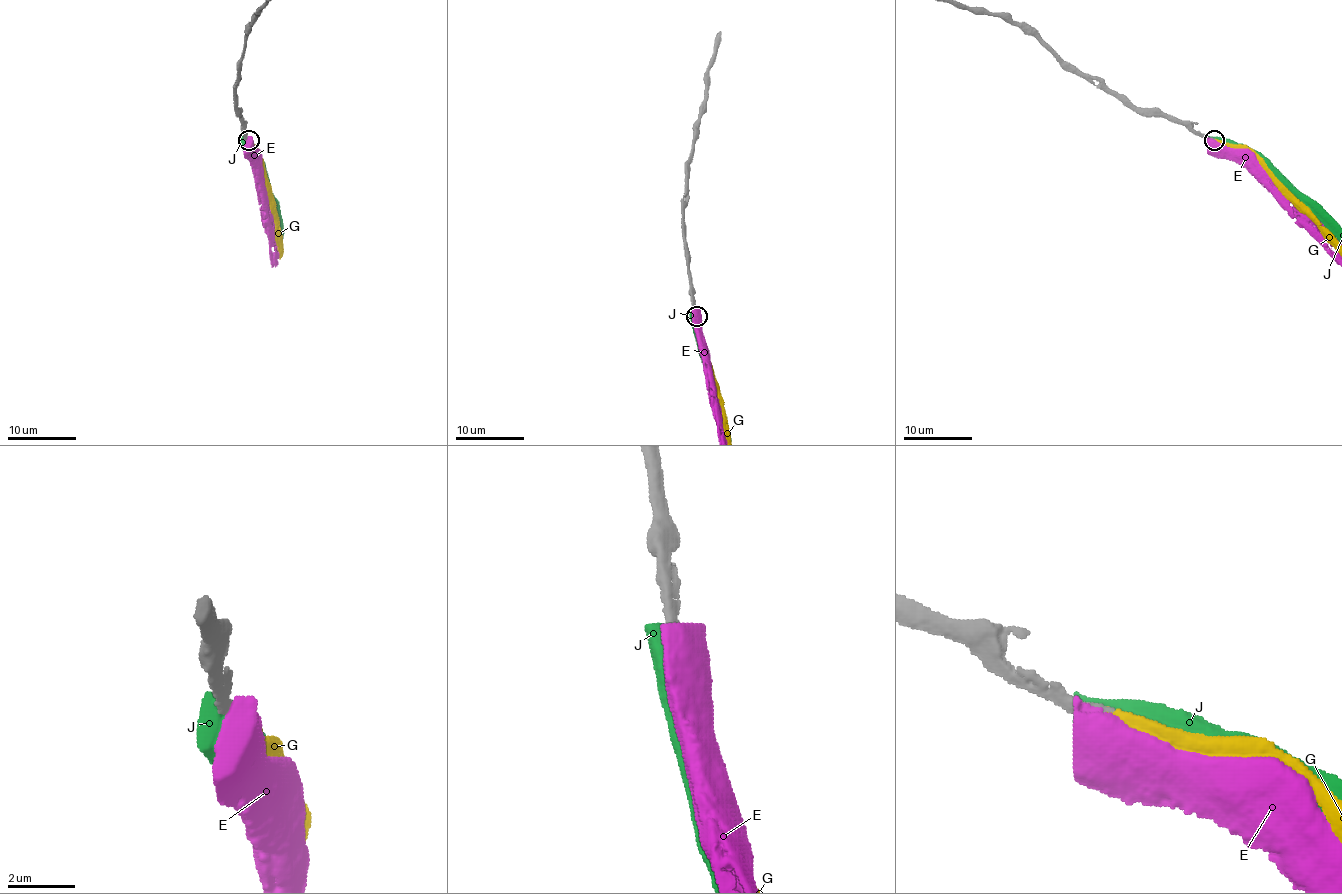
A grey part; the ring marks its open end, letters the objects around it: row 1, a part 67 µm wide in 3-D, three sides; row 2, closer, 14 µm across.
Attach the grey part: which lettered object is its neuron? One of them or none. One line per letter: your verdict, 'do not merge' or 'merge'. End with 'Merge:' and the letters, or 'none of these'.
E: do not merge
G: merge
J: do not merge
Merge: G

